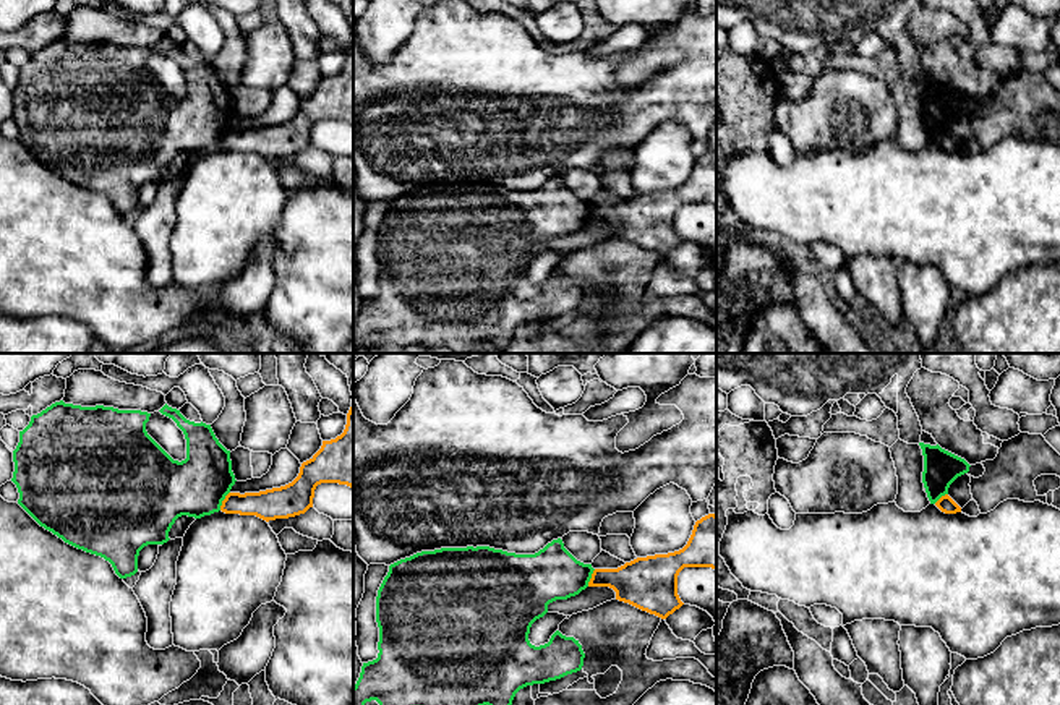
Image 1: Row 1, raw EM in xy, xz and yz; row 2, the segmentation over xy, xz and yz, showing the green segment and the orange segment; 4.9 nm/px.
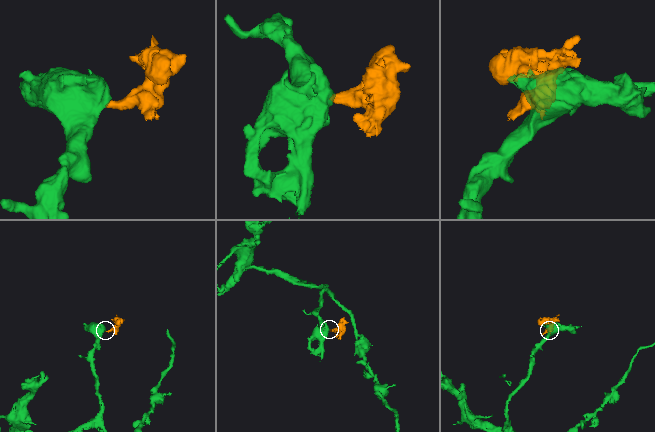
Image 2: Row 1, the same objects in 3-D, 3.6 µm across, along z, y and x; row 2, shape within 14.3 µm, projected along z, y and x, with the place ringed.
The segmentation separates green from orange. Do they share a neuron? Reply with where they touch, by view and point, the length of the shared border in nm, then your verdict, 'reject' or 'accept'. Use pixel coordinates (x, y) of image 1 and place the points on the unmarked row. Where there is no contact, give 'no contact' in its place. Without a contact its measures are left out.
meets green in xy at (222, 136); contact 110 nm long; reject

